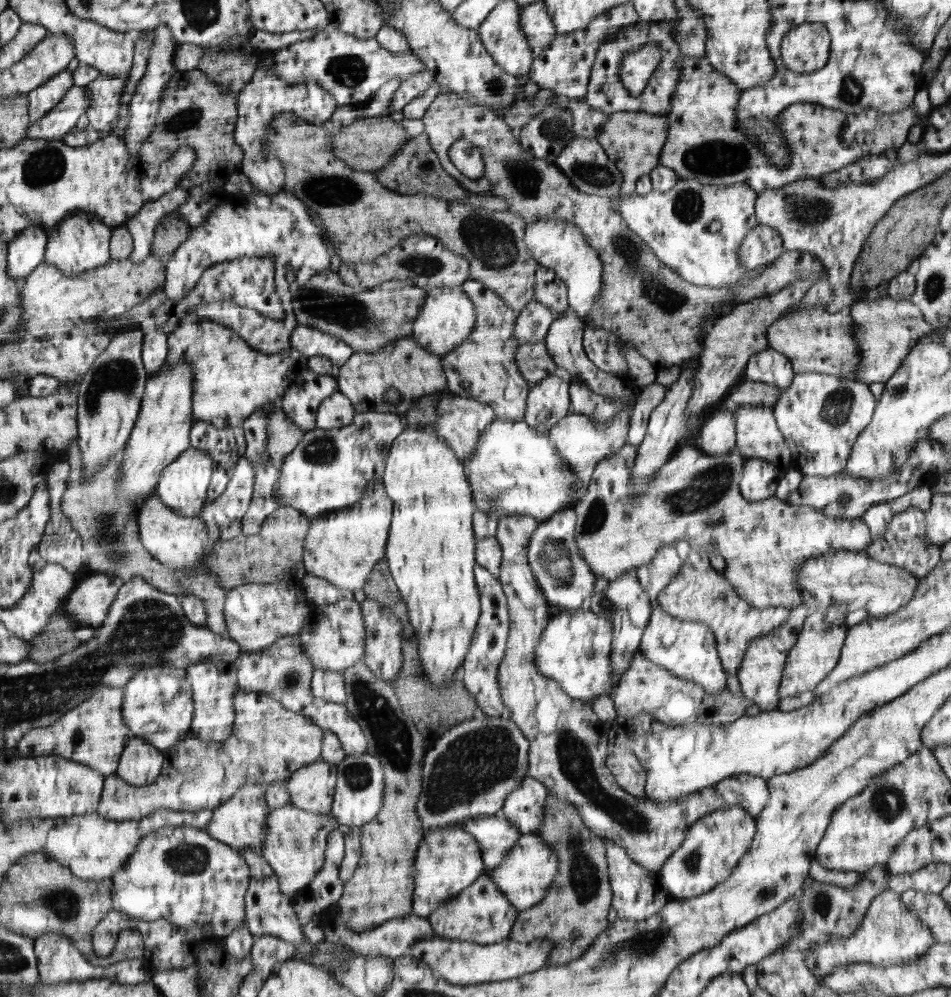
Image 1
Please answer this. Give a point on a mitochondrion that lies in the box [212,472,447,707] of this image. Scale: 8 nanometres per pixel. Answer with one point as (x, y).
(291, 679)

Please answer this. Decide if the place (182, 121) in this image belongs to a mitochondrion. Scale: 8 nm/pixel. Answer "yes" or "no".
yes

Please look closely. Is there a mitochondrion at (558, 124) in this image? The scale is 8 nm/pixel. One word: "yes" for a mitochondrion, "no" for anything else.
yes

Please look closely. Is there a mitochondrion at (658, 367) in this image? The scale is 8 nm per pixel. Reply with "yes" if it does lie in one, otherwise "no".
no

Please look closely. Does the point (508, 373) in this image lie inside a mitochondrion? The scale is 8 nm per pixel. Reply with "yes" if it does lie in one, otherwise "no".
yes

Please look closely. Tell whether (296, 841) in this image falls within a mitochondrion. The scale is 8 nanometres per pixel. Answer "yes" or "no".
yes

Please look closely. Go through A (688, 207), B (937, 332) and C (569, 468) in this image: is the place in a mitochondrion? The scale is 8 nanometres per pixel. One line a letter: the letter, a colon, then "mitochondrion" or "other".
A: mitochondrion
B: other
C: other

